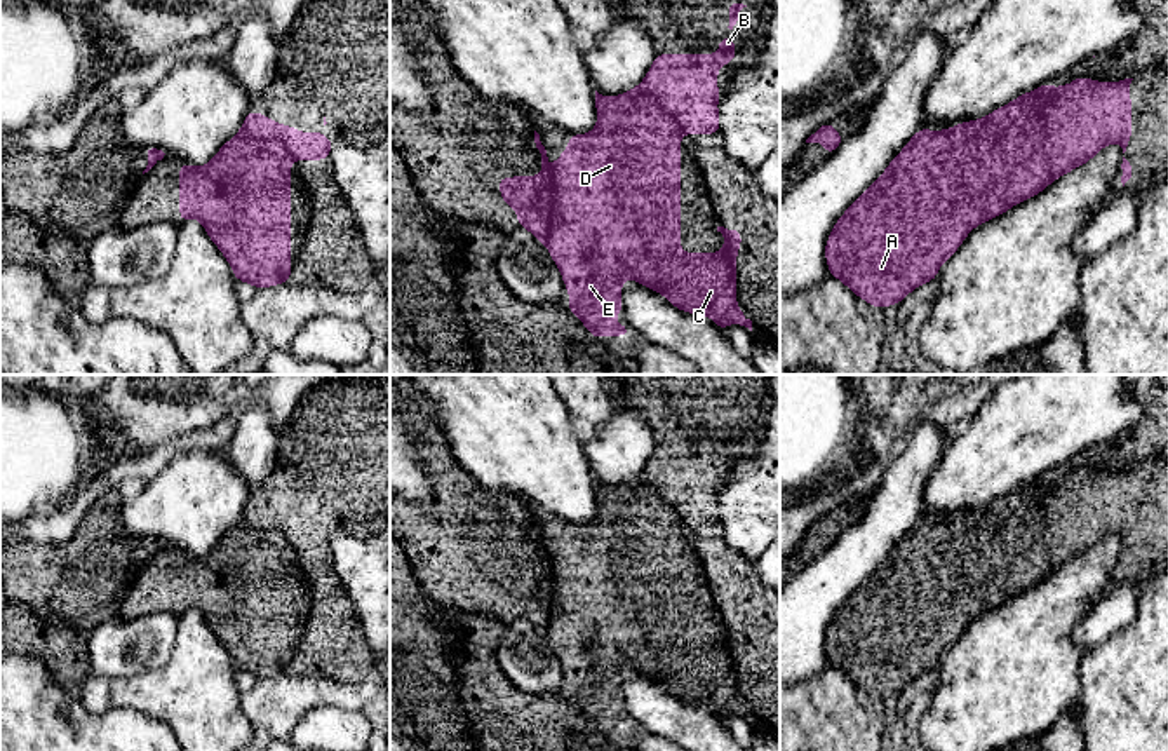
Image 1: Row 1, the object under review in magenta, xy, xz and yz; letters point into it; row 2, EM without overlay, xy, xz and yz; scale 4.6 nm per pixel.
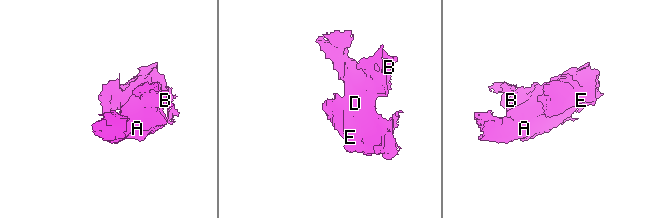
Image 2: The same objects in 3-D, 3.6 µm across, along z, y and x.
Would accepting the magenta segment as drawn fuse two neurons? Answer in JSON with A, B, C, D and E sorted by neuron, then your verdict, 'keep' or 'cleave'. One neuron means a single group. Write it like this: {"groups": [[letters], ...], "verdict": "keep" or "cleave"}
{"groups": [["A", "B", "C", "D", "E"]], "verdict": "keep"}

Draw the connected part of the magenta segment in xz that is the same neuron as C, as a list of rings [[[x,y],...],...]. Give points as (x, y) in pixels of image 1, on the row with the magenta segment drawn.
[[[731,35],[719,38],[717,56],[654,54],[637,87],[613,98],[595,91],[597,125],[588,134],[569,132],[569,145],[554,167],[534,131],[541,174],[496,178],[501,202],[512,206],[519,227],[548,249],[569,293],[567,310],[594,340],[632,335],[632,328],[611,319],[623,312],[625,279],[663,294],[681,312],[710,317],[719,329],[736,322],[752,331],[752,321],[736,303],[742,230],[717,227],[726,240],[721,253],[681,251],[681,136],[721,132],[717,71],[735,58]]]

